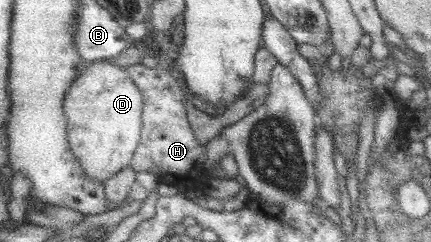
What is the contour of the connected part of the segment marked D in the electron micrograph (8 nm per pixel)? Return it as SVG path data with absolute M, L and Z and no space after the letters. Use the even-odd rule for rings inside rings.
M100 59L87 63L87 69L69 89L64 108L76 158L93 179L104 183L132 164L145 125L145 98L132 80L128 67Z

